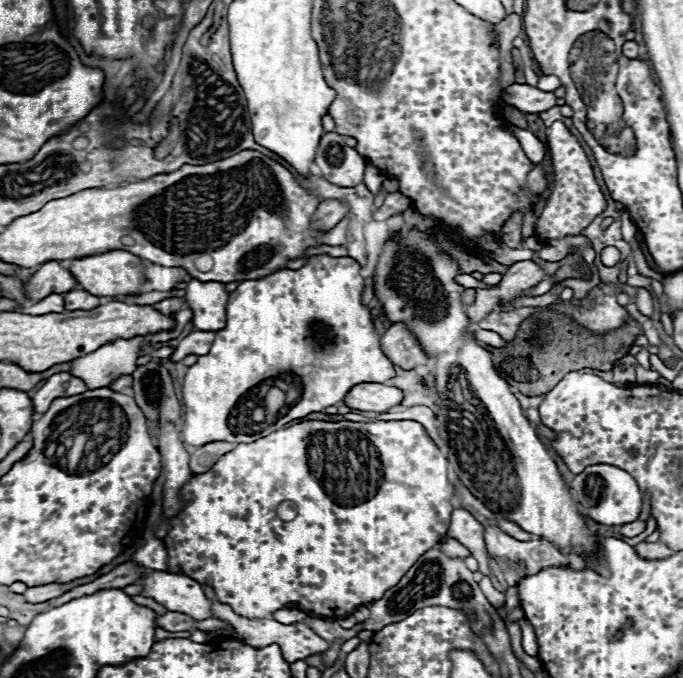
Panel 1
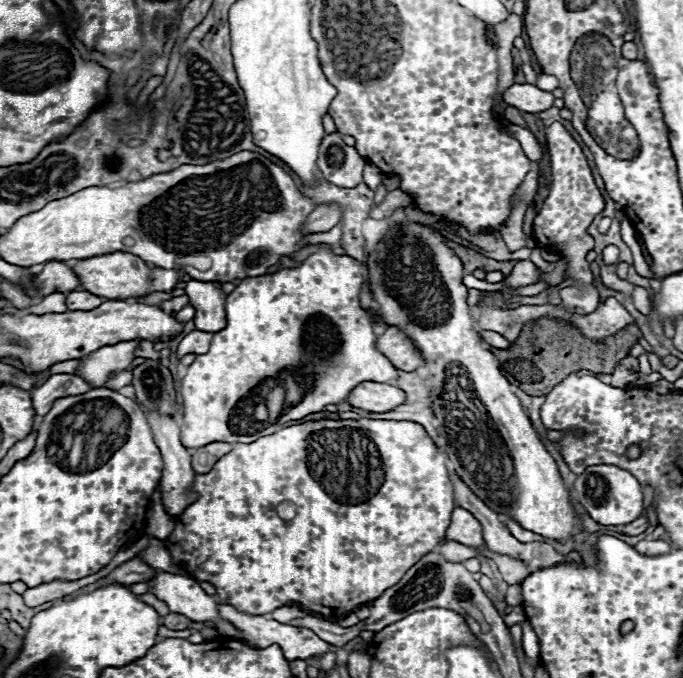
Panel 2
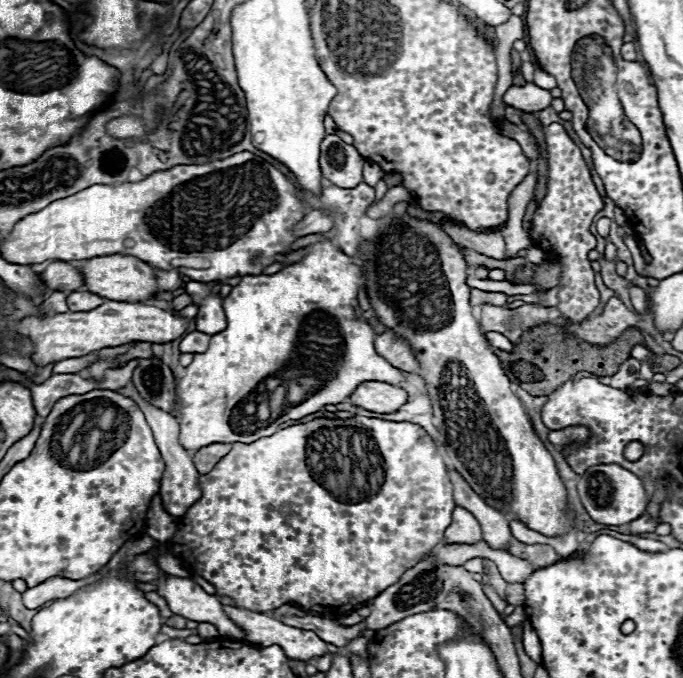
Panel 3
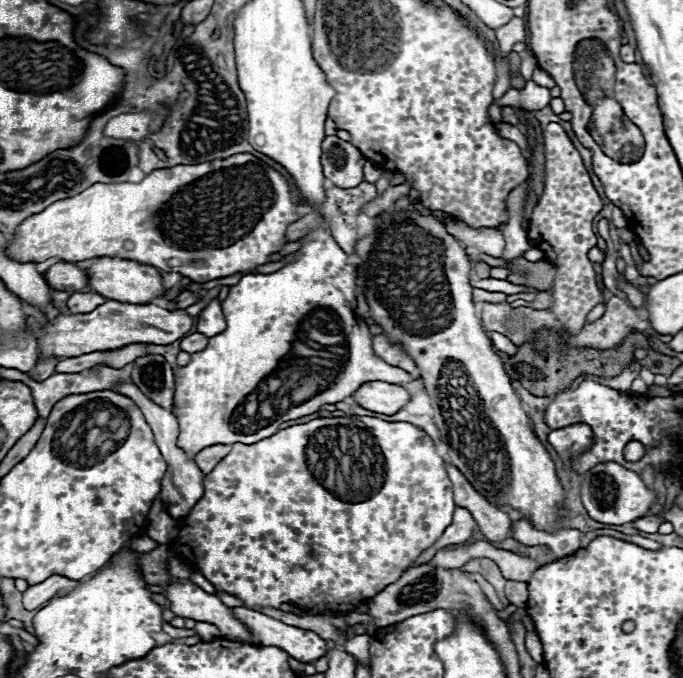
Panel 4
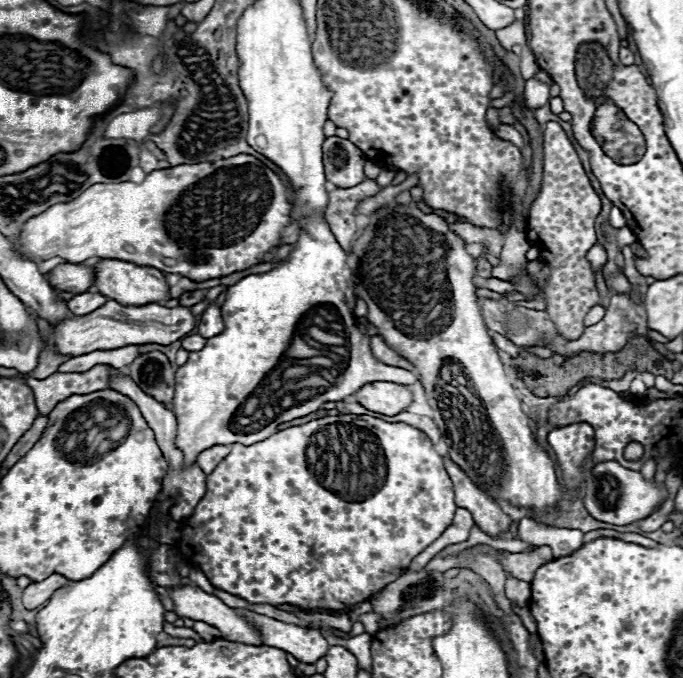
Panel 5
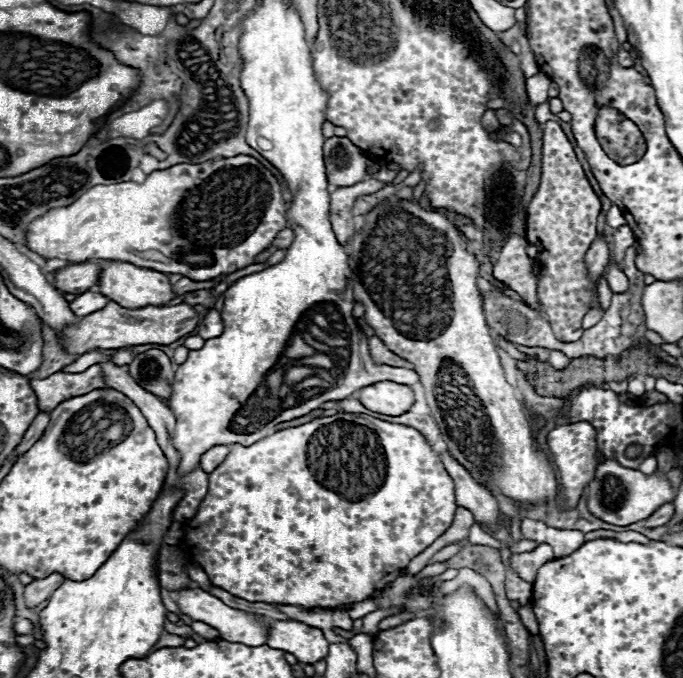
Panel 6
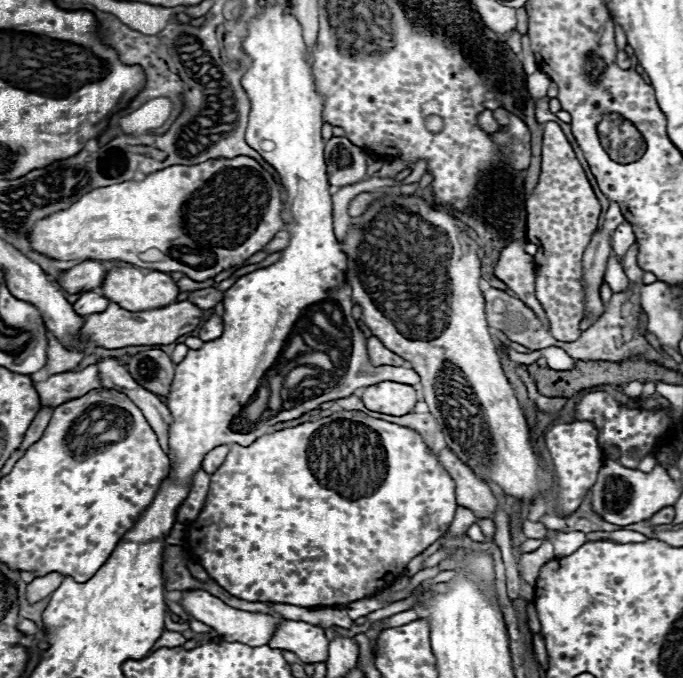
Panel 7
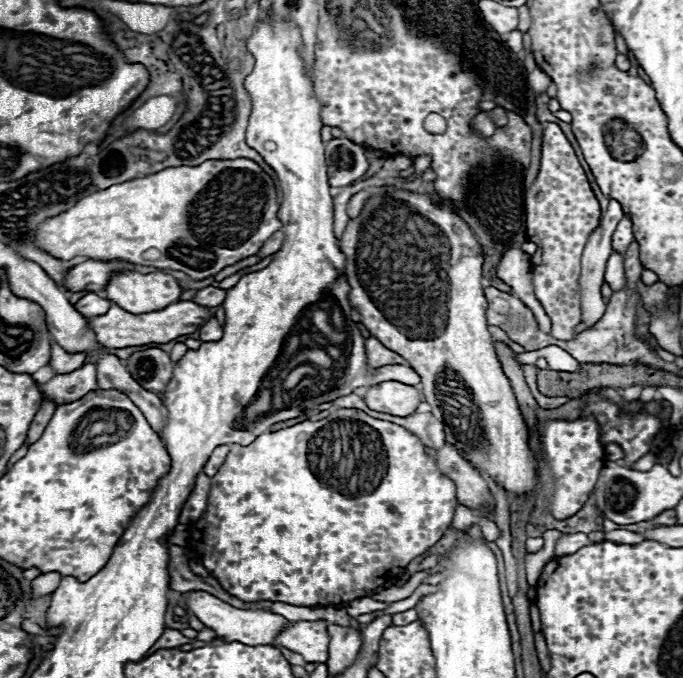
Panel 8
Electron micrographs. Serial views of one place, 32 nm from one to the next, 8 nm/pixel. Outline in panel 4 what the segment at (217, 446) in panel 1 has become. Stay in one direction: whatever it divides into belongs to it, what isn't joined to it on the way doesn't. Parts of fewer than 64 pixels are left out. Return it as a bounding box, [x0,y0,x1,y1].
[194,444,230,474]

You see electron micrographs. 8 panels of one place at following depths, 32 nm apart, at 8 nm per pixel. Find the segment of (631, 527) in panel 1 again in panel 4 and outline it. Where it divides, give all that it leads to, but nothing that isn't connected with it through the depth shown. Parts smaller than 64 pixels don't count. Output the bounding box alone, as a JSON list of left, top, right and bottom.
[632,514,664,534]

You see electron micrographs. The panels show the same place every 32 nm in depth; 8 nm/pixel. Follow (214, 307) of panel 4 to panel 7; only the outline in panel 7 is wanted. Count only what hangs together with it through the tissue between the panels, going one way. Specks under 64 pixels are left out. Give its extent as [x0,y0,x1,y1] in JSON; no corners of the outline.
[200,312,222,342]

